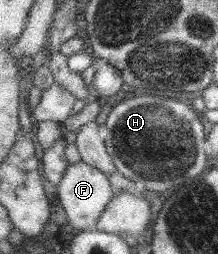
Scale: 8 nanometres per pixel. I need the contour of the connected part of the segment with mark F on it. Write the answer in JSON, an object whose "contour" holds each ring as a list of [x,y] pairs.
{"contour":[[[82,161],[68,164],[68,168],[64,170],[64,176],[57,185],[57,193],[58,199],[60,199],[60,203],[66,211],[68,223],[74,227],[74,231],[95,229],[96,220],[98,220],[98,217],[100,217],[108,202],[112,200],[112,196],[114,196],[107,175],[98,168]]]}

